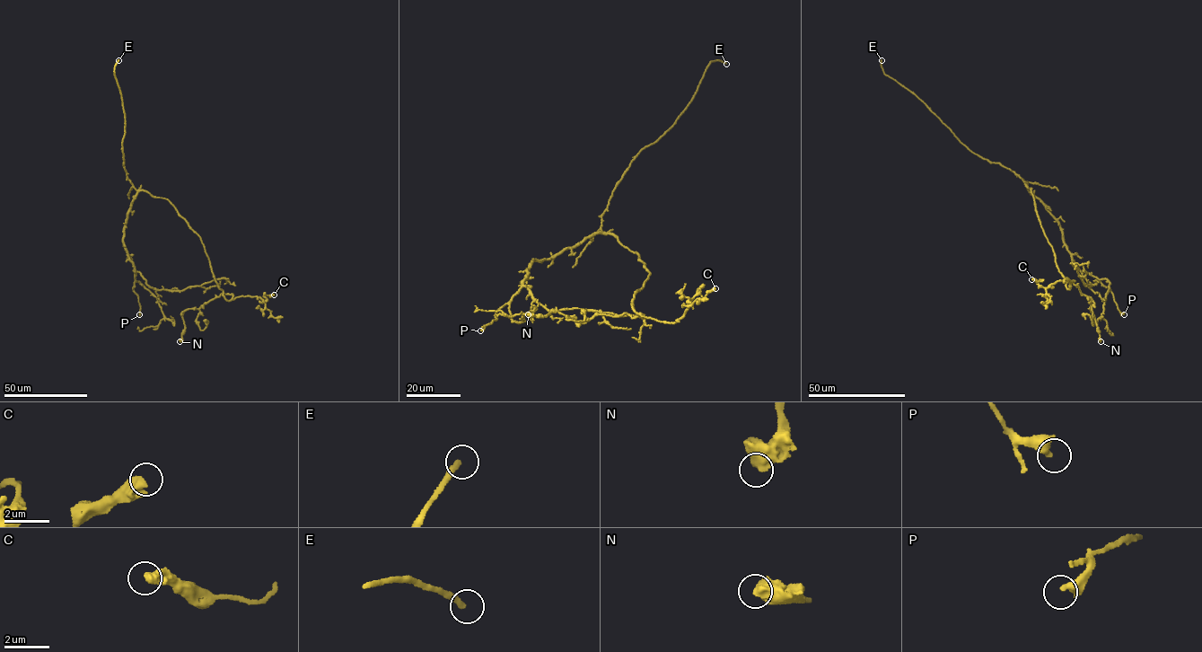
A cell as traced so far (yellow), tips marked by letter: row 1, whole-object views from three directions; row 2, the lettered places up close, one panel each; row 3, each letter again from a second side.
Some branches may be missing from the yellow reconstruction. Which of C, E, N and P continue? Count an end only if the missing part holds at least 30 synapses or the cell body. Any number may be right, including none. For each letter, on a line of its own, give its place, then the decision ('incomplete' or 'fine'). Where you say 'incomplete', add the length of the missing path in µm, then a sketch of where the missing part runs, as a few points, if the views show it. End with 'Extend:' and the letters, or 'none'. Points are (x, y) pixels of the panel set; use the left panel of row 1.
C: (274, 295) | fine
E: (118, 60) | incomplete | 10 µm | (118, 60), (131, 57)
N: (179, 341) | fine
P: (139, 314) | fine
Extend: E

